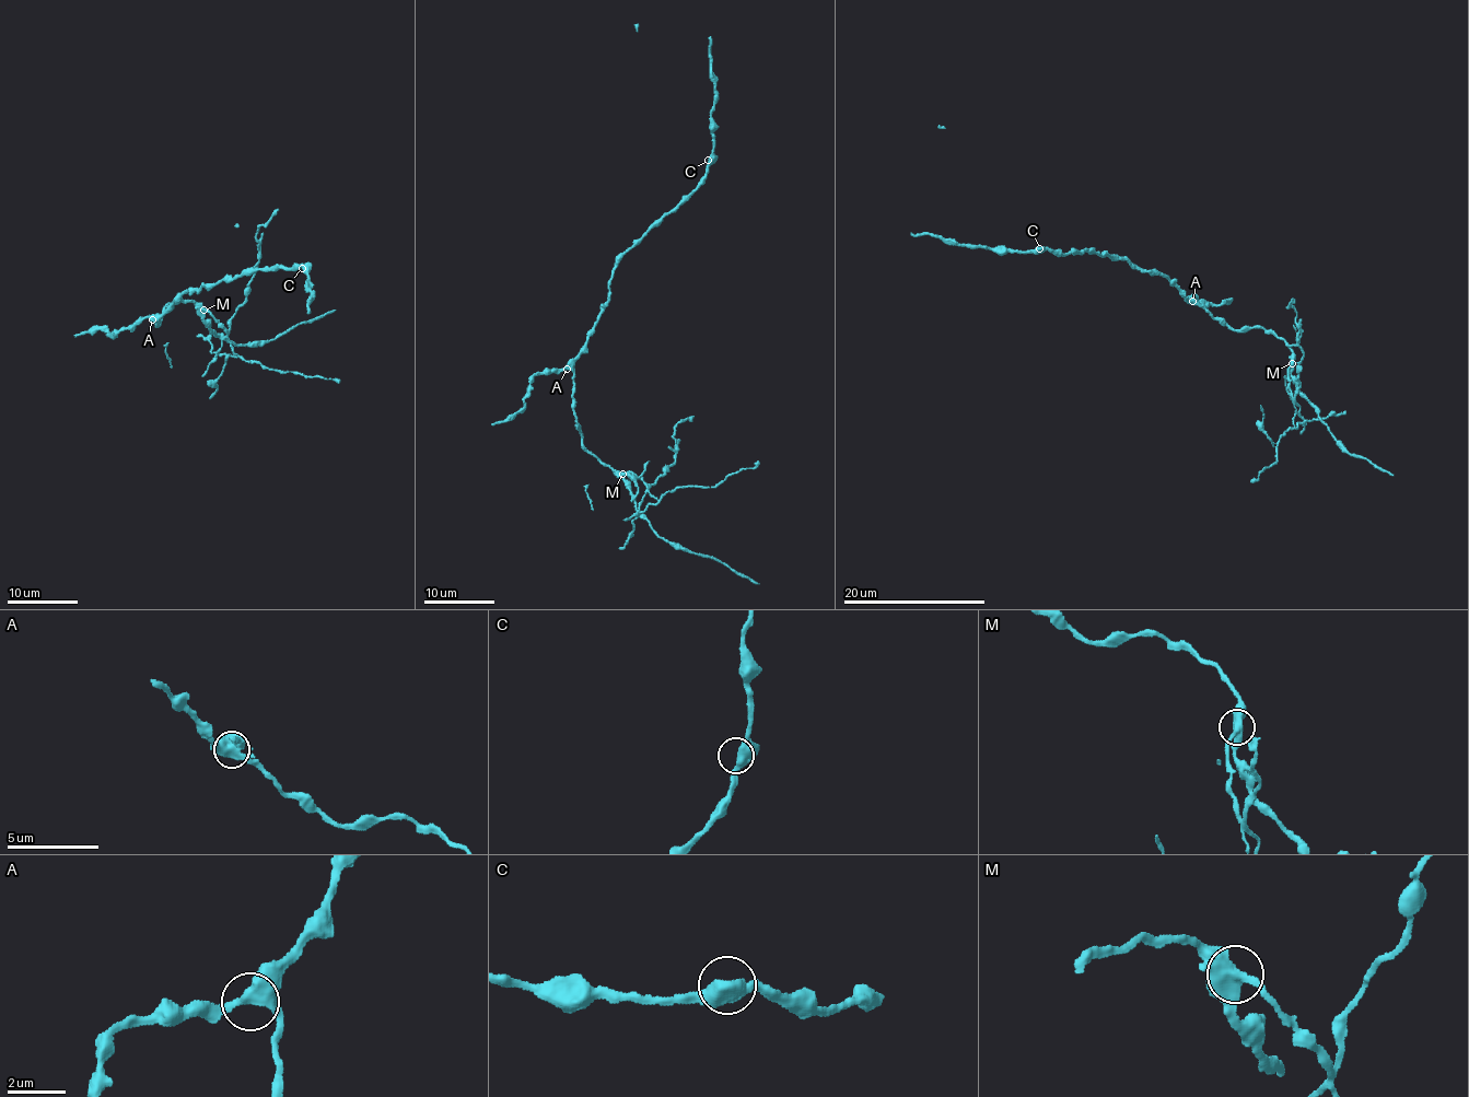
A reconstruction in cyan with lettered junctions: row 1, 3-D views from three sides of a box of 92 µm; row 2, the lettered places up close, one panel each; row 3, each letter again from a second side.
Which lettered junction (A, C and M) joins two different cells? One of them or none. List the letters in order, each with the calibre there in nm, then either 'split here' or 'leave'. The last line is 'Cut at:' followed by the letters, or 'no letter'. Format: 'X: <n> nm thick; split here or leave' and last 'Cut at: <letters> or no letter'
A: 420 nm thick; leave
C: 440 nm thick; leave
M: 440 nm thick; split here
Cut at: M

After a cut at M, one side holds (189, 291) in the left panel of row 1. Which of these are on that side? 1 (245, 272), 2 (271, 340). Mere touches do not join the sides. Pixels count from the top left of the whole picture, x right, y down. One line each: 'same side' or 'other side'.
1: same side
2: same side

